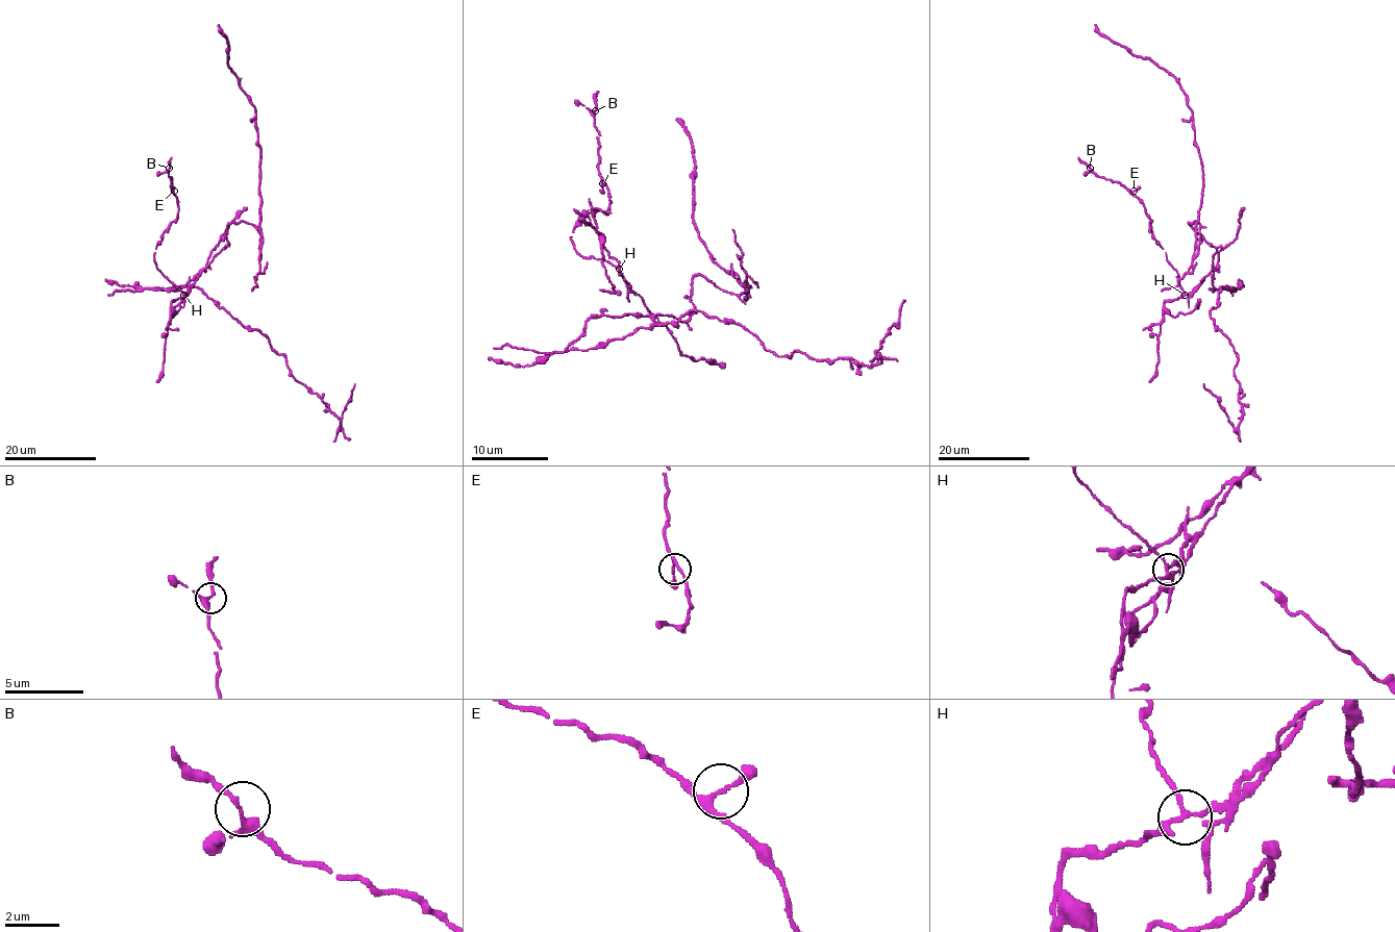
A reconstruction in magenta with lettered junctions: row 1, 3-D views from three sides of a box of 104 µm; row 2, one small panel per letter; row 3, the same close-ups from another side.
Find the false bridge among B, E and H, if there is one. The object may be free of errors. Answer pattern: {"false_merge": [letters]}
{"false_merge": ["H"]}

